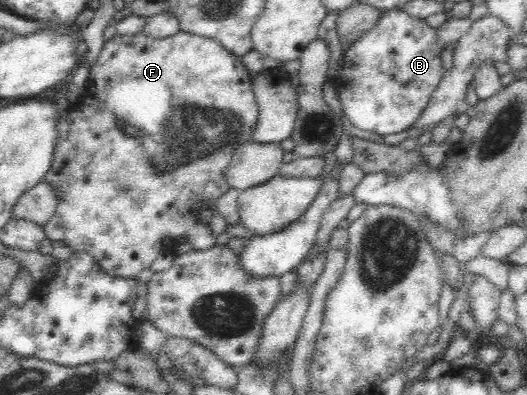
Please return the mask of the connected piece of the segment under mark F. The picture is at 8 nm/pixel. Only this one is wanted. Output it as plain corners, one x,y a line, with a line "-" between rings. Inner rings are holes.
181,31
165,38
151,38
140,32
125,36
116,34
105,41
98,59
91,64
90,76
84,90
81,90
82,100
78,100
67,108
56,120
56,141
50,160
50,169
45,174
44,182
47,182
53,189
53,193
57,196
58,206
50,222
44,225
47,239
53,243
65,244
73,252
85,251
91,254
107,273
127,275
133,278
136,278
142,270
149,268
159,256
163,256
163,252
174,239
186,237
187,243
195,250
207,250
215,246
216,235
212,234
209,224
200,221
198,216
201,210
214,207
217,200
229,190
224,168
230,163
236,146
250,140
258,115
251,74
240,62
239,55
225,50
225,47
214,38
-
135,98
141,98
141,106
152,106
153,110
157,110
157,114
161,114
161,118
157,118
157,126
161,126
161,130
149,130
149,125
143,125
143,130
122,128
122,117
119,112
125,110
125,102
135,102

